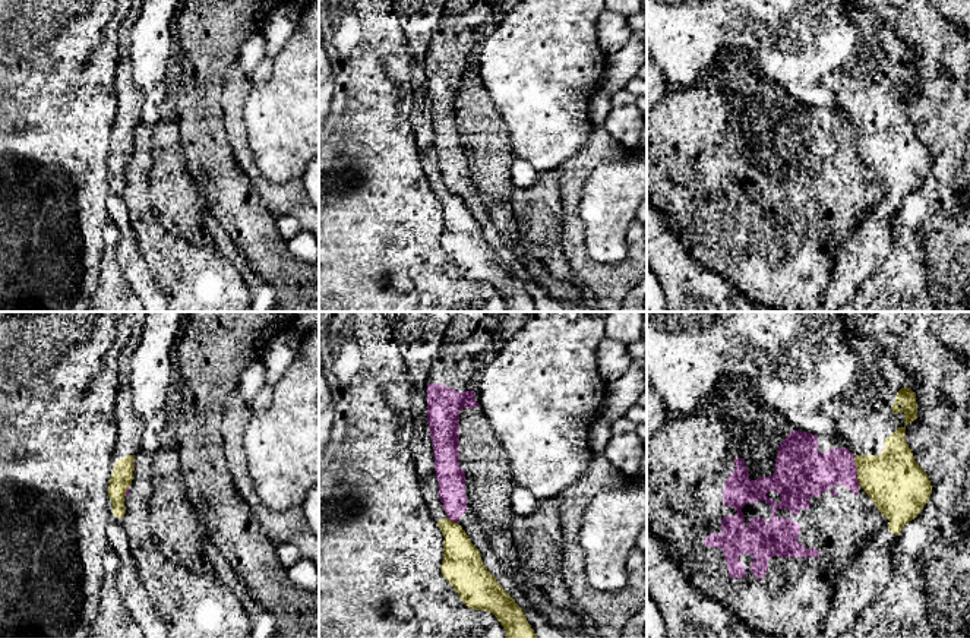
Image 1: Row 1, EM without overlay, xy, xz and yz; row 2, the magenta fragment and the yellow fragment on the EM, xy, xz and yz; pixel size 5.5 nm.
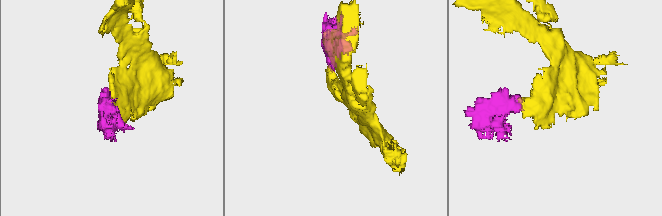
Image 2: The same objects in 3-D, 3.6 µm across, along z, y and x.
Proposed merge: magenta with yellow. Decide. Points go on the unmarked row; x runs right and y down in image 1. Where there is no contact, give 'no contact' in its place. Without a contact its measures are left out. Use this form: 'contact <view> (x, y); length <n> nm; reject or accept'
contact yz (855, 138); length 110 nm; reject

